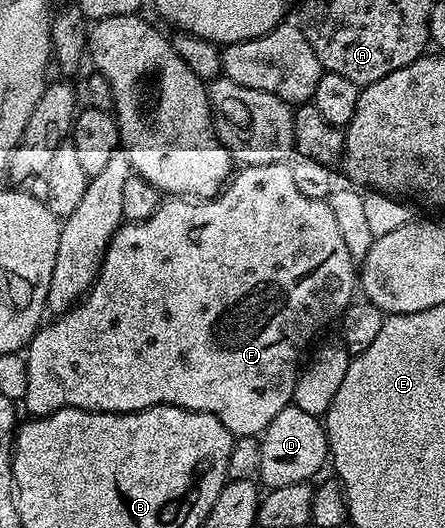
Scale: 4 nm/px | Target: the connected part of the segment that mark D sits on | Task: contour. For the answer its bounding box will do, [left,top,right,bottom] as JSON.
[257,404,328,488]

